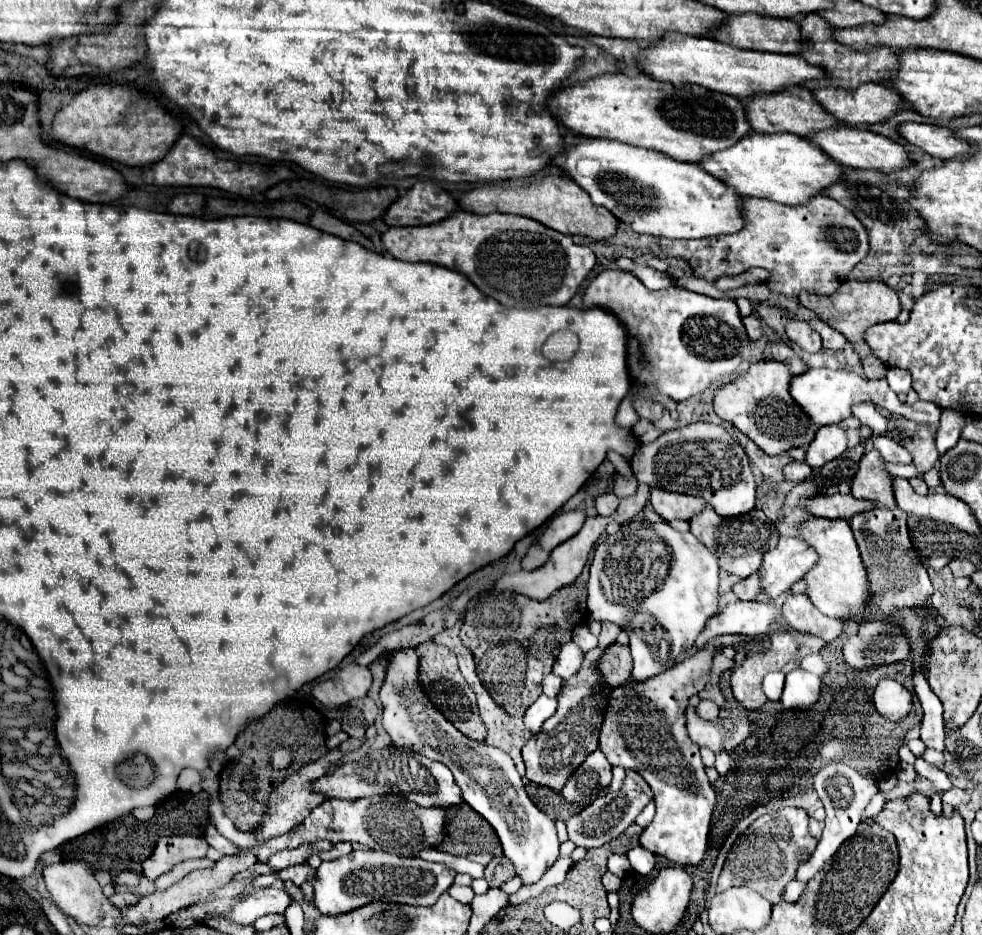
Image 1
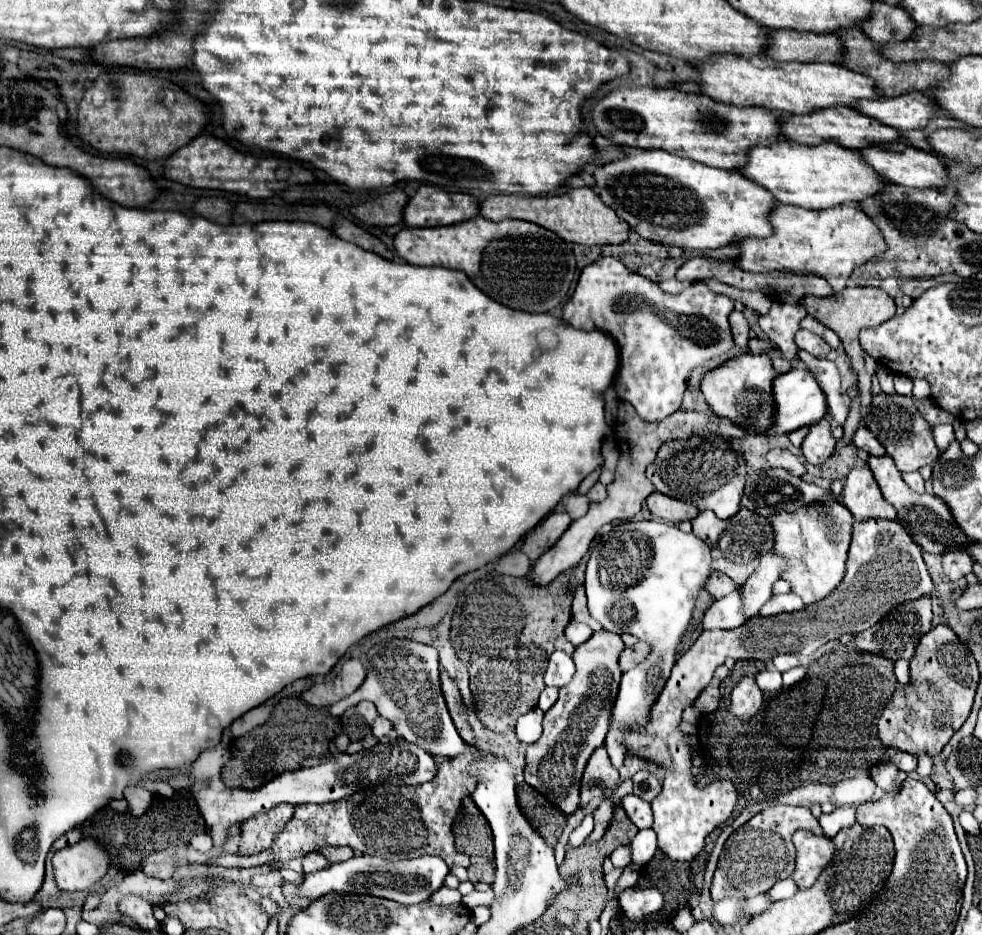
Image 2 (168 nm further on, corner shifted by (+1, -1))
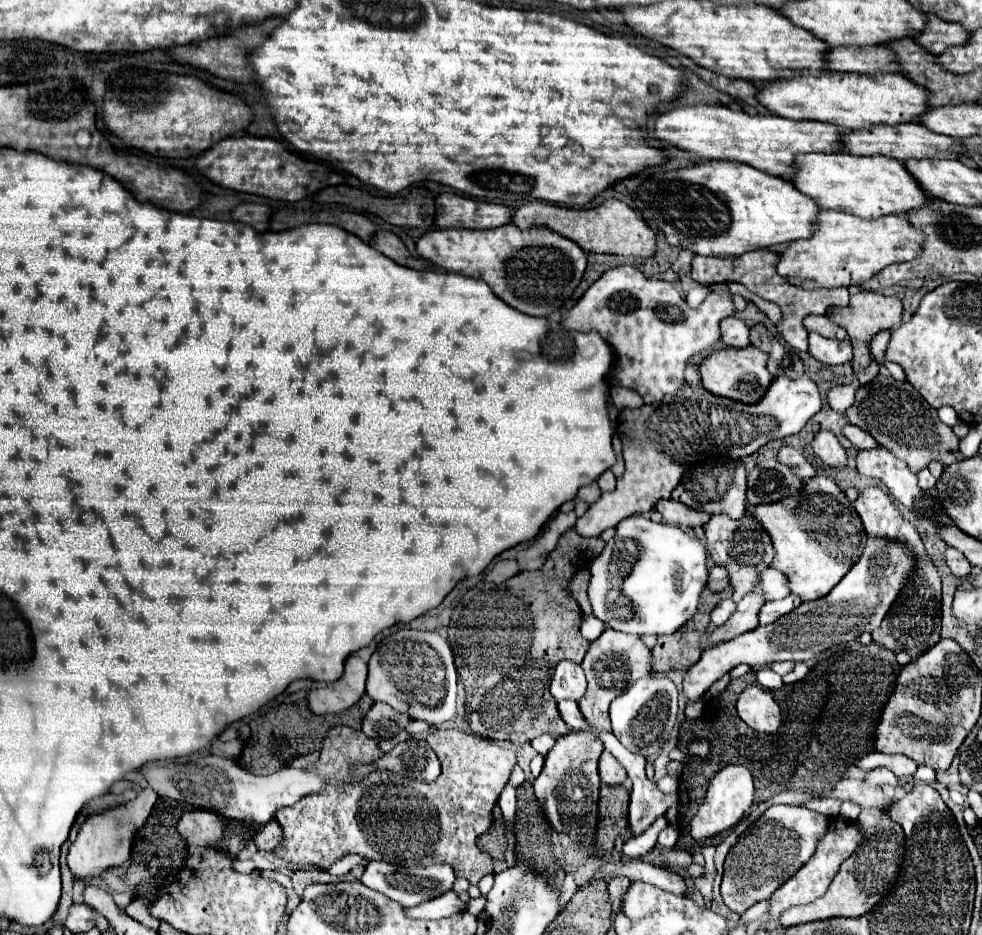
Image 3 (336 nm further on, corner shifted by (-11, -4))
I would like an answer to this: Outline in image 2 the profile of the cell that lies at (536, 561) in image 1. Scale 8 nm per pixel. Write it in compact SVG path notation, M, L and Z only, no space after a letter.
M511 551L499 559L499 563L495 565L495 571L503 573L503 575L511 575L511 577L525 577L529 573L531 565L533 563L525 553Z

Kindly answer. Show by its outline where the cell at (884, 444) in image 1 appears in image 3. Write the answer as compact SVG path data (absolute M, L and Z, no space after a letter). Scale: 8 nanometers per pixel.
M847 424L845 428L843 428L843 434L845 434L845 438L855 446L855 448L859 448L859 450L869 450L869 448L875 448L877 446L877 442L867 434L867 432L863 432L861 428L857 428L857 426L851 426L851 424Z

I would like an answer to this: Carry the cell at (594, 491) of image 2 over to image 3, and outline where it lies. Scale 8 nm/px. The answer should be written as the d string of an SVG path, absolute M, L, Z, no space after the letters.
M605 470L605 472L599 476L597 484L599 484L599 488L601 488L603 492L615 490L615 476L613 476L613 472L611 472L611 470Z

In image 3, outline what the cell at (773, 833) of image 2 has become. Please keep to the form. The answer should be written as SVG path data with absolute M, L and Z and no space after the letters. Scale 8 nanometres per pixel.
M801 806L767 808L733 844L725 858L725 874L721 882L723 902L737 914L769 896L789 880L815 852L819 838L827 832L827 818Z

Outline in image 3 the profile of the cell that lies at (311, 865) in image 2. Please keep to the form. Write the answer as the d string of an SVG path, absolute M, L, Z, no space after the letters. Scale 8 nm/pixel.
M349 854L349 856L345 856L345 858L341 858L341 860L337 860L331 868L327 868L327 872L331 872L331 874L337 874L337 876L341 876L341 874L347 874L347 872L351 872L355 866L367 866L369 864L369 860L365 860L365 858L361 858L361 856L357 856L357 854Z

